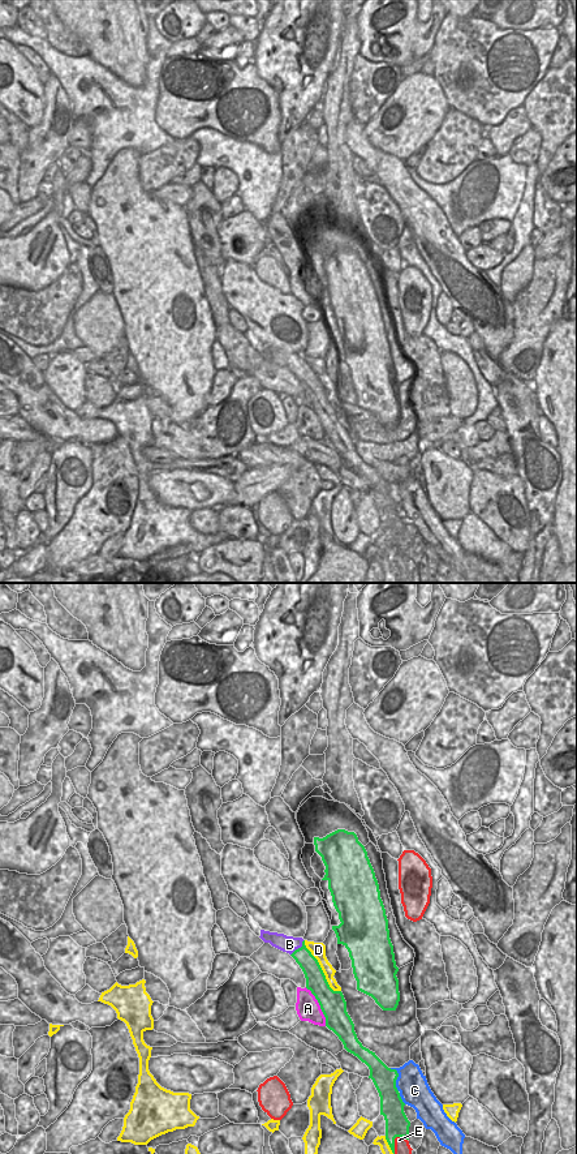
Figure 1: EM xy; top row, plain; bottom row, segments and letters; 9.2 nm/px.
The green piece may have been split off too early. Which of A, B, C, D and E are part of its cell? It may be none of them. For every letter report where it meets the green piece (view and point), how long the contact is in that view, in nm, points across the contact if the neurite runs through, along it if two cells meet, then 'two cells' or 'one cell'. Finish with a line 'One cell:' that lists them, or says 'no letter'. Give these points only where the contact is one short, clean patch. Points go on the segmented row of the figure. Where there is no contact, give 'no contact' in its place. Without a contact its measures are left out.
A: contact xy (319, 1004); length 400 nm; two cells
B: contact xy (298, 948); length 190 nm; way xy (310, 966), (298, 948), (289, 944); one cell
C: contact xy (397, 1076); length 240 nm; two cells
D: contact xy (321, 969); length 600 nm; two cells
E: contact xy (394, 1141); length 190 nm; two cells
One cell: B

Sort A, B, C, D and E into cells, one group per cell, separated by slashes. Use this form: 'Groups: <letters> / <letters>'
Groups: A / B / C / D / E.

